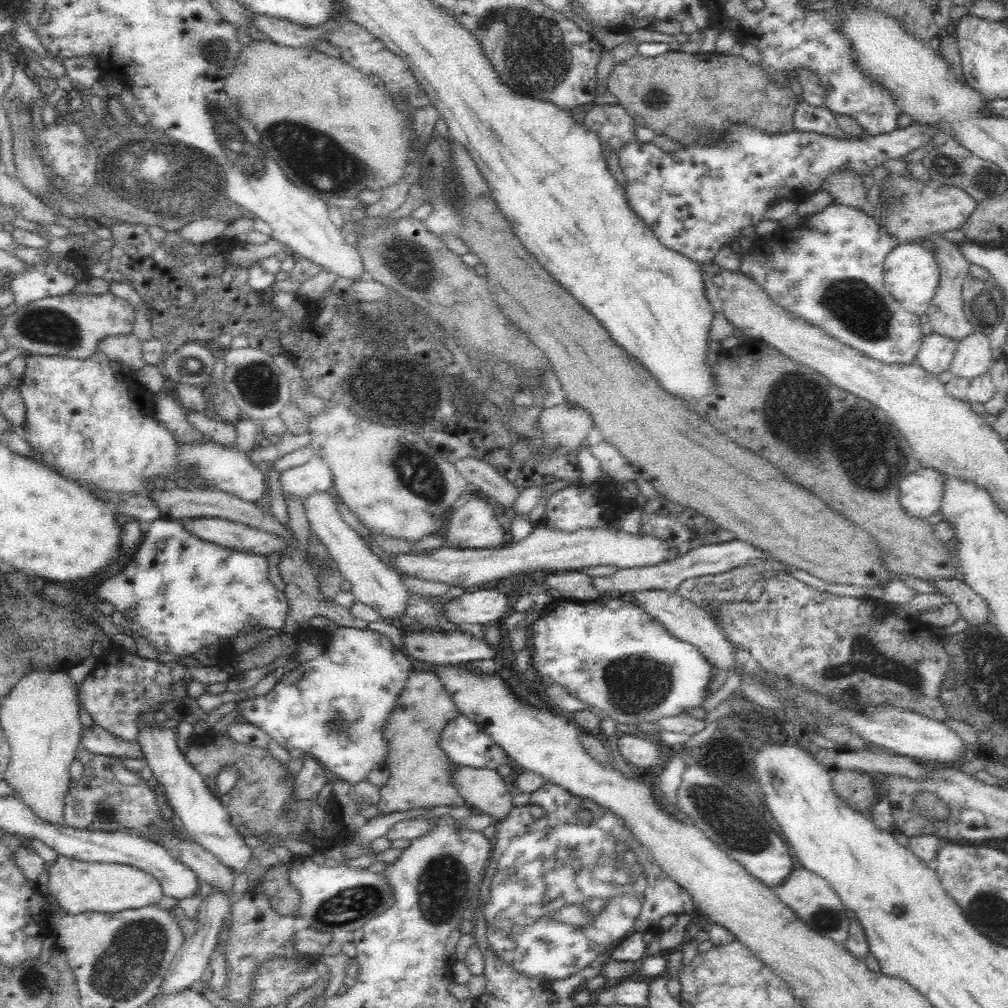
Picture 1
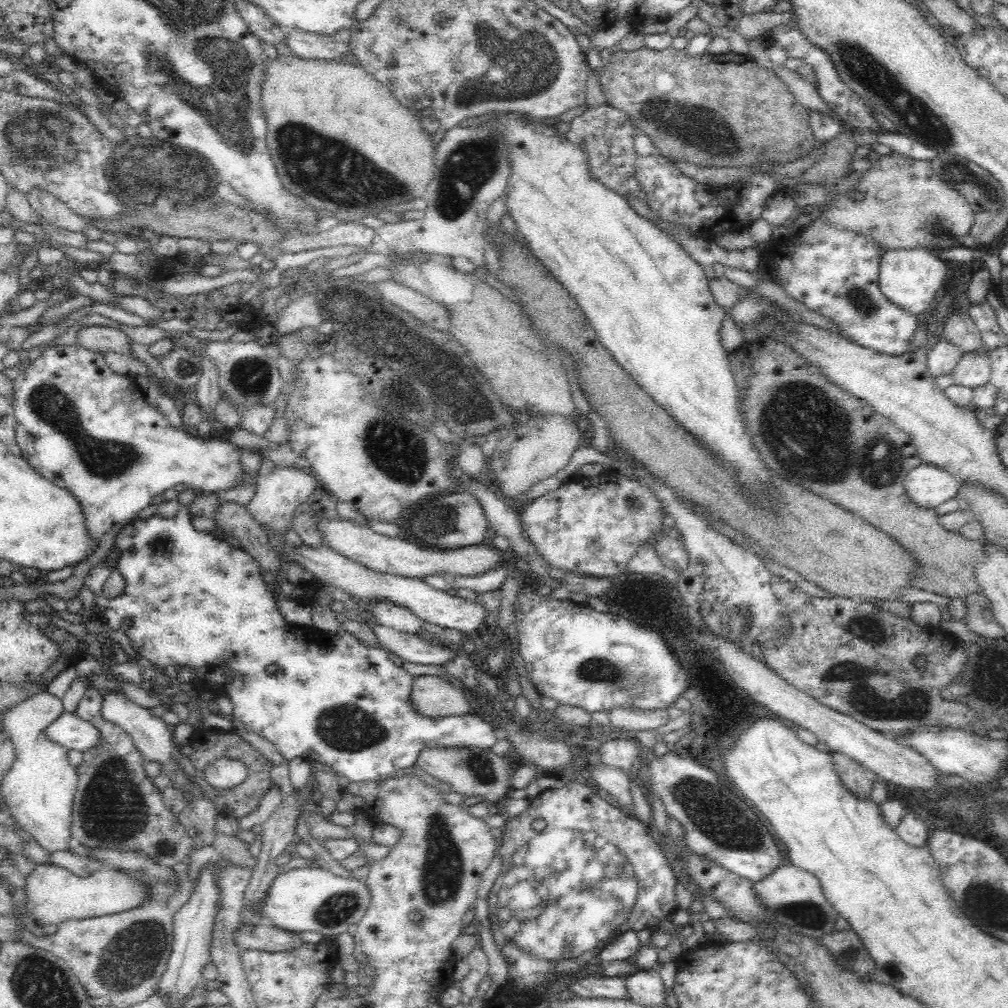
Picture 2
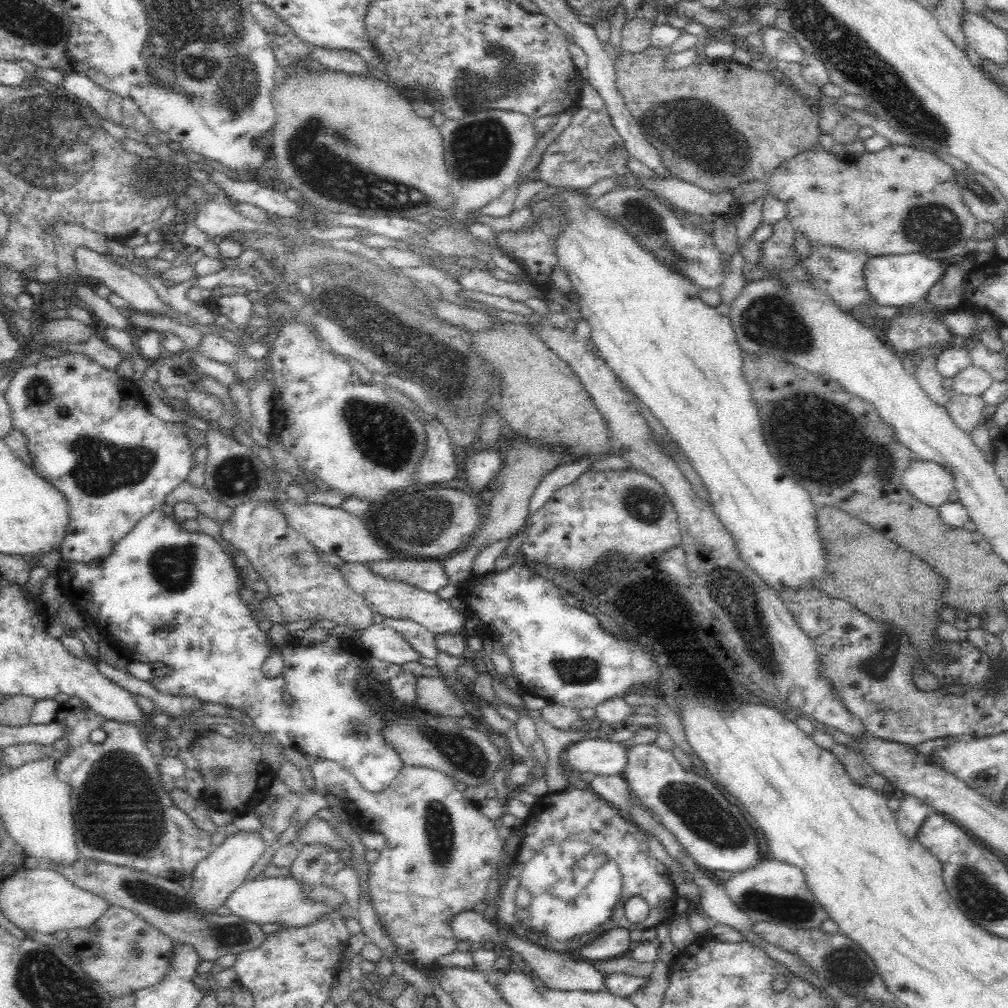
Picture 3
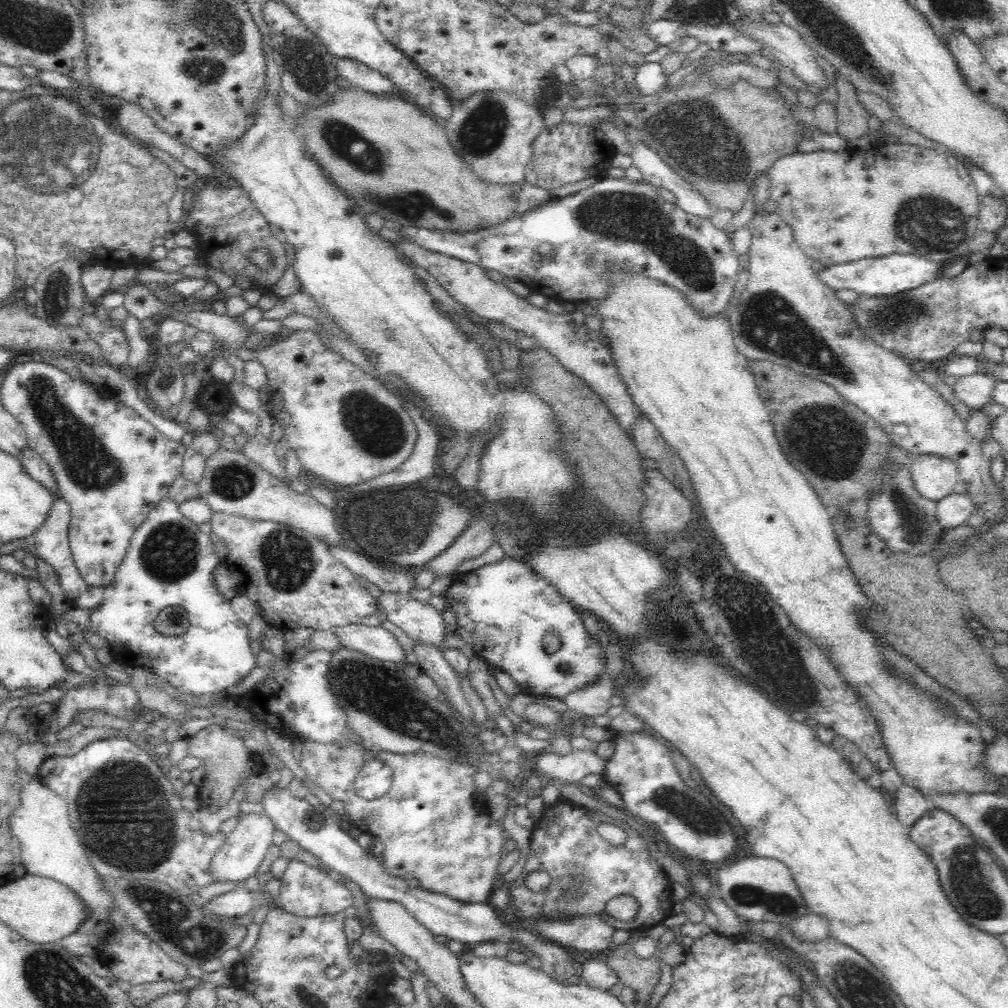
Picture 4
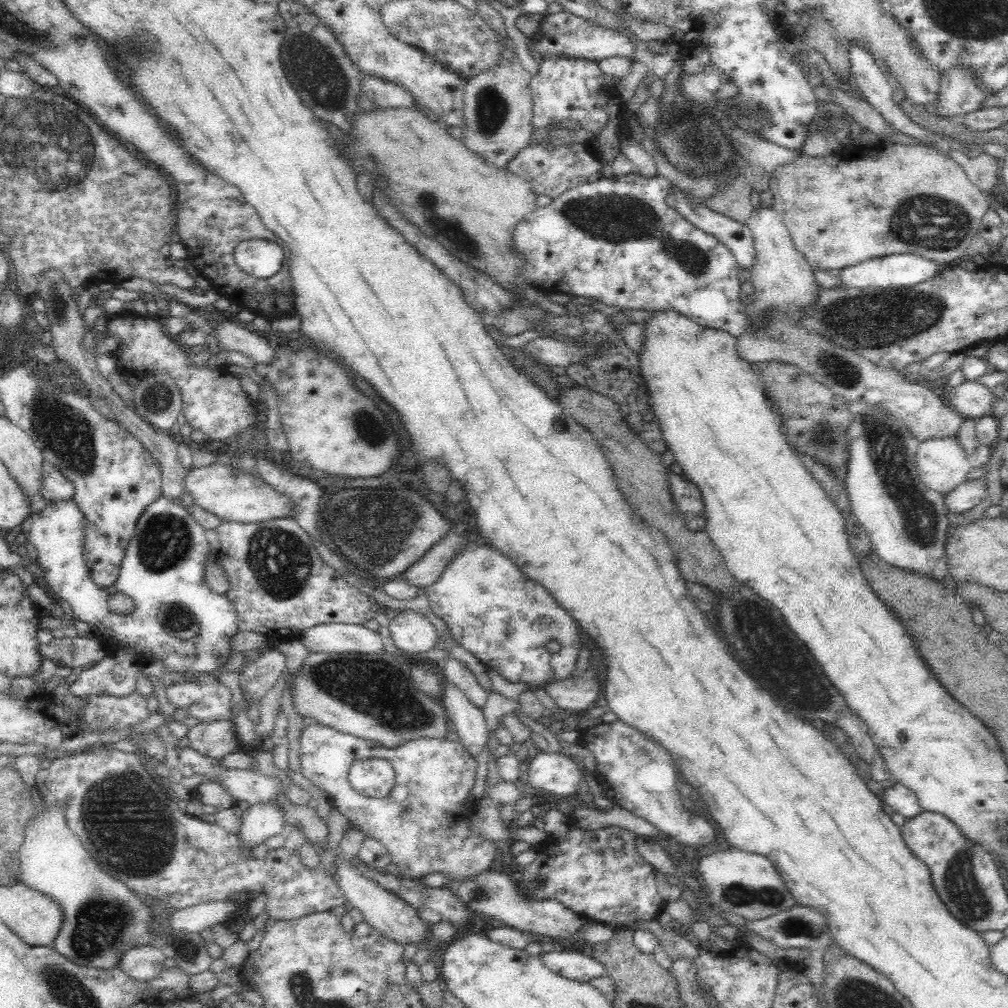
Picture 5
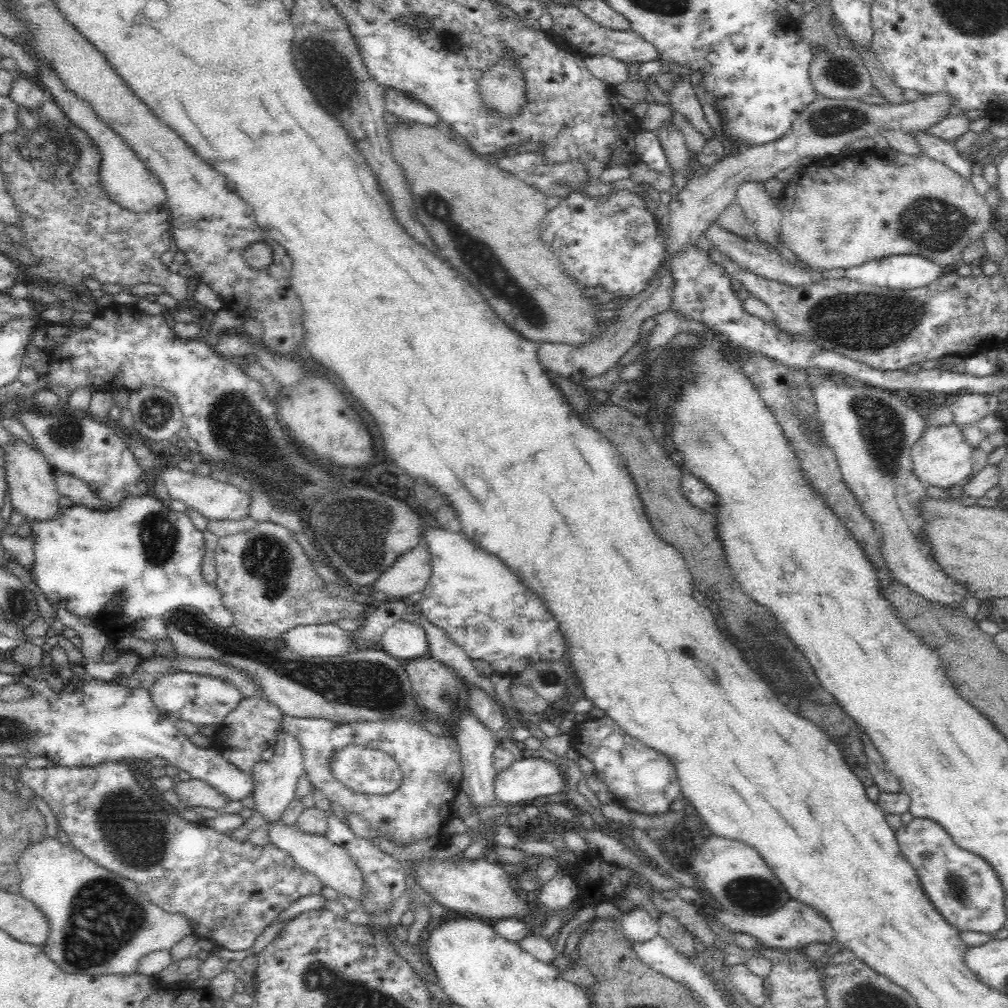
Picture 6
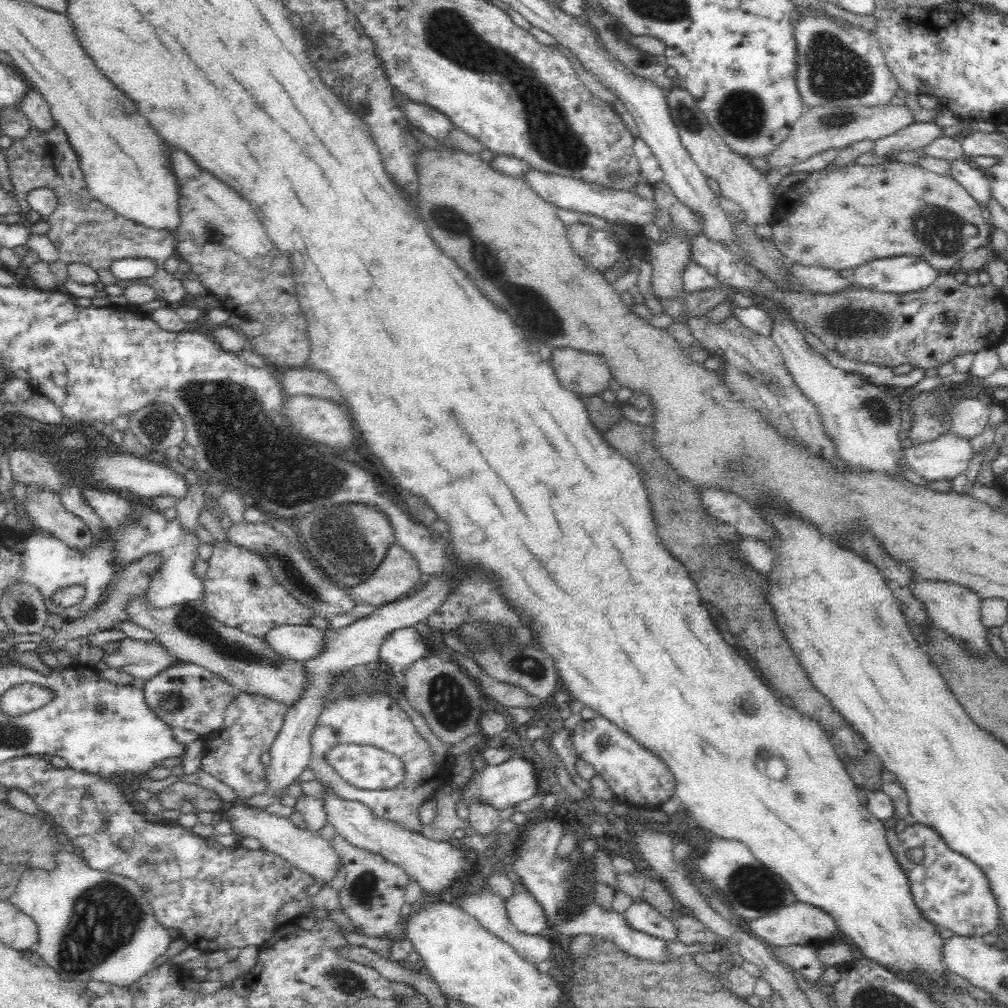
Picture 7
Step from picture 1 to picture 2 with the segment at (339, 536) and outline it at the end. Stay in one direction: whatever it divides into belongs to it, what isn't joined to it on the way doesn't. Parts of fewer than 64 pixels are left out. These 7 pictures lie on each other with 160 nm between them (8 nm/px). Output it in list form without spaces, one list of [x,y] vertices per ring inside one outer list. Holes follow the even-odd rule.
[[[376,602],[376,604],[372,604],[372,612],[378,619],[378,625],[394,628],[399,632],[418,636],[424,629],[424,624],[412,612],[394,604]]]

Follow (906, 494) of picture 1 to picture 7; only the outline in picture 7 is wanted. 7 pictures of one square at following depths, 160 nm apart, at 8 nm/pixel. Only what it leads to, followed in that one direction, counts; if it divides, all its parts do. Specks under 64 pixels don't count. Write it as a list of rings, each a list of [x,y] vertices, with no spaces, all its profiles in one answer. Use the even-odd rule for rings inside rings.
[[[948,431],[927,443],[905,443],[904,462],[925,480],[951,480],[968,468],[974,451],[969,440]]]

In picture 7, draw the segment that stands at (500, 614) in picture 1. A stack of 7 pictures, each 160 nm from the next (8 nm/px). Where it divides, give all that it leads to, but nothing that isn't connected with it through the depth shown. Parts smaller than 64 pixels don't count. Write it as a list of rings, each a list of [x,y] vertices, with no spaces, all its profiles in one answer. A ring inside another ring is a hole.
[[[400,628],[390,632],[381,643],[378,661],[392,668],[392,680],[402,688],[405,685],[406,670],[430,652],[430,645],[423,640],[416,628]],[[396,672],[400,674],[396,676]]]

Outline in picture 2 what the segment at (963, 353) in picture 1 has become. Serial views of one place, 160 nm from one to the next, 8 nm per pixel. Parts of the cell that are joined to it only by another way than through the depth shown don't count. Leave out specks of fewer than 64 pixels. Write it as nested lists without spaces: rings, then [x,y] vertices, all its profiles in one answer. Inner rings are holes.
[[[986,353],[965,354],[950,373],[954,385],[976,388],[990,382],[991,366]]]

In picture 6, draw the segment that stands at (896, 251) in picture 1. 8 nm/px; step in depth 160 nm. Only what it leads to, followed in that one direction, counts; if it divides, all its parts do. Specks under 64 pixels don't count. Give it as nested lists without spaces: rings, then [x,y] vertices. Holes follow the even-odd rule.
[[[893,255],[847,269],[846,277],[876,287],[908,290],[929,285],[944,272],[922,256]]]

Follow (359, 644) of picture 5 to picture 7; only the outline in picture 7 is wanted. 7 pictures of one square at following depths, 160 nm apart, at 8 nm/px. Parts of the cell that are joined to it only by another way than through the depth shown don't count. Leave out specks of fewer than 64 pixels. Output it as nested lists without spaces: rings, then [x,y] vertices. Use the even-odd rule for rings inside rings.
[[[283,625],[272,628],[265,642],[277,654],[295,661],[304,661],[322,653],[323,631],[311,625]]]

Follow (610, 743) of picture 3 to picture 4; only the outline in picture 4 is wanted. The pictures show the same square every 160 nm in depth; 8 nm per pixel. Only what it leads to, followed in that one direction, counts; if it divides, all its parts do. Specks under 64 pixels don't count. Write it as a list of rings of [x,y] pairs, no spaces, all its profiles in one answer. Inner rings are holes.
[[[572,750],[566,756],[559,756],[544,751],[536,756],[536,769],[534,772],[545,783],[556,786],[561,784],[579,784],[586,774],[603,774],[607,760],[590,750]]]

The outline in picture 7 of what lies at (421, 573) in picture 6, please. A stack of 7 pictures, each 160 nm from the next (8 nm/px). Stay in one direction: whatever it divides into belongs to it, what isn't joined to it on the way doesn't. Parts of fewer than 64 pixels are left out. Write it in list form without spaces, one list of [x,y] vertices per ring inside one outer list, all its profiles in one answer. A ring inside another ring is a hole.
[[[390,544],[378,568],[360,584],[347,587],[346,592],[350,595],[355,606],[372,605],[378,607],[402,599],[413,588],[419,587],[424,578],[420,572],[420,567],[418,567],[418,561],[405,548],[400,545]]]

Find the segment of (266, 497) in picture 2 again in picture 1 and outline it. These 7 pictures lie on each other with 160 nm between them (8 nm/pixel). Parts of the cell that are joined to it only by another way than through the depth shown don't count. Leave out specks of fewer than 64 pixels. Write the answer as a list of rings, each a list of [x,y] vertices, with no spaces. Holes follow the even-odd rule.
[[[311,455],[304,464],[280,472],[278,478],[285,502],[298,498],[304,500],[311,494],[324,492],[332,486],[332,475],[322,458]]]

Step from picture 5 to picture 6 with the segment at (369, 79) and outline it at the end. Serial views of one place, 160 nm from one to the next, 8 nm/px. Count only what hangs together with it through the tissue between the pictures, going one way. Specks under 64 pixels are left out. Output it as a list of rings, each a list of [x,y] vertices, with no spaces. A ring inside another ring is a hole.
[[[385,87],[385,105],[387,112],[395,114],[405,124],[428,125],[431,128],[442,126],[434,110],[405,92]]]

